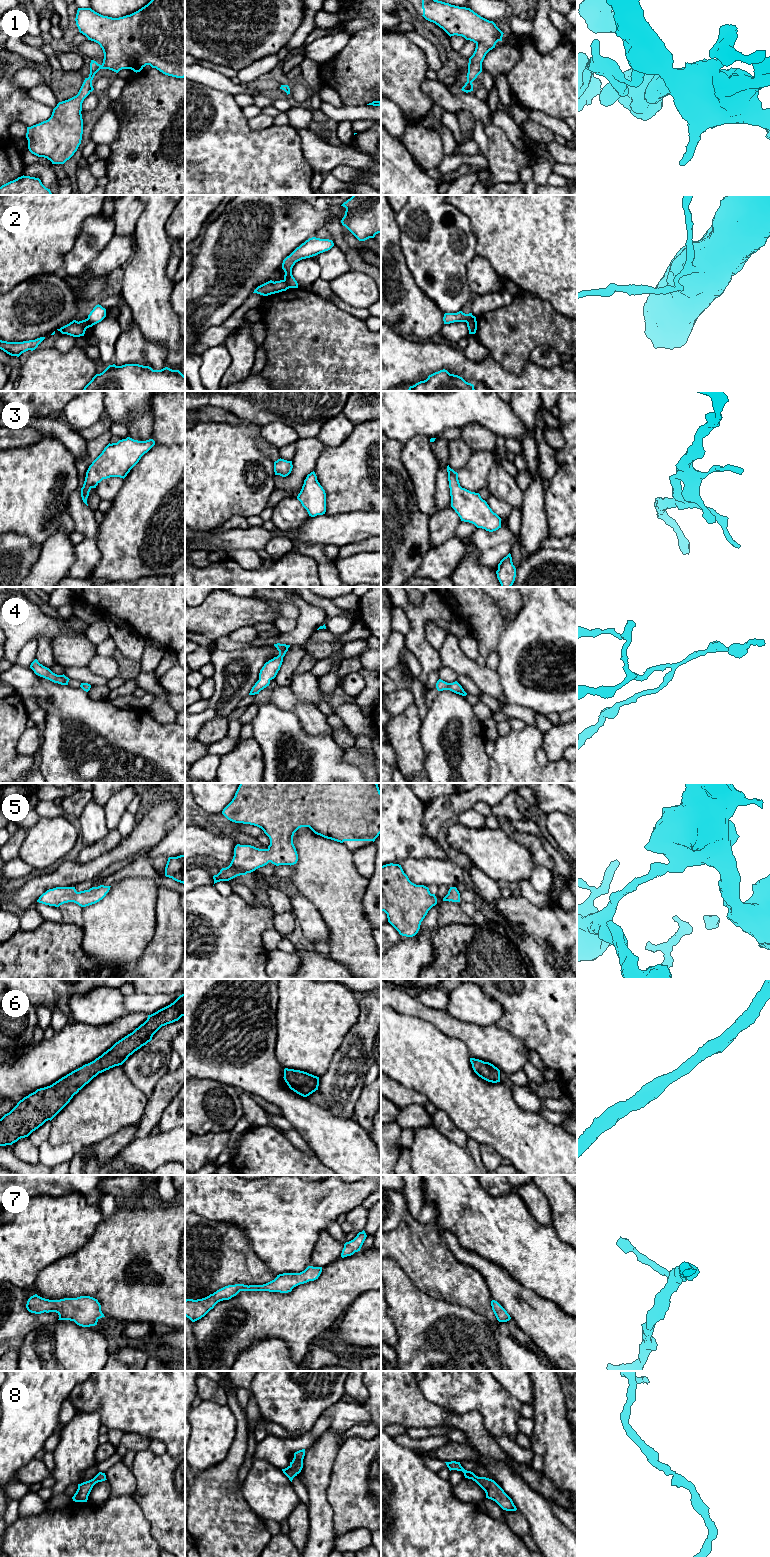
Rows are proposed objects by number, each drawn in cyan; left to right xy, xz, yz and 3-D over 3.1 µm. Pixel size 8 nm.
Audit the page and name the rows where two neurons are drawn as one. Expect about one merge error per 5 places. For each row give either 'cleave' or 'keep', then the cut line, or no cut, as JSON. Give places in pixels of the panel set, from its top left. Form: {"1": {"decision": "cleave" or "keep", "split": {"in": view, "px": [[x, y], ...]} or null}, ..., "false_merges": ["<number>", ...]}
{"1": {"decision": "keep", "split": null}, "2": {"decision": "cleave", "split": {"in": "xz", "px": [[283, 280], [290, 287]]}}, "3": {"decision": "keep", "split": null}, "4": {"decision": "keep", "split": null}, "5": {"decision": "keep", "split": null}, "6": {"decision": "keep", "split": null}, "7": {"decision": "keep", "split": null}, "8": {"decision": "keep", "split": null}, "false_merges": ["2"]}

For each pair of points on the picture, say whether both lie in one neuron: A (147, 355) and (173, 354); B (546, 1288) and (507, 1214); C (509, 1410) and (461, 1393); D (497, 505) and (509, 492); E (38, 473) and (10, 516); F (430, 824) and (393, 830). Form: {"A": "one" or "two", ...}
{"A": "two", "B": "one", "C": "one", "D": "two", "E": "one", "F": "two"}

